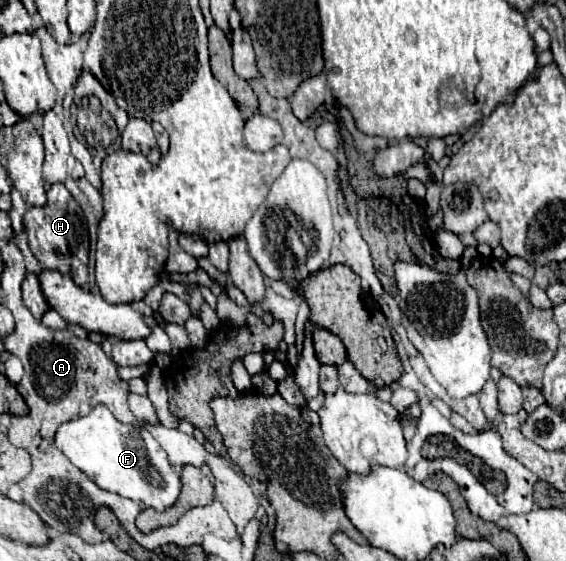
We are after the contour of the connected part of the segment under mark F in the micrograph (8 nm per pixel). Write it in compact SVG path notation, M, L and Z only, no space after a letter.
M103 404L95 406L87 416L61 424L55 434L55 446L99 488L135 502L143 502L157 512L173 506L181 492L179 474L173 470L167 454L147 432L147 428L119 424L119 420L115 420Z

